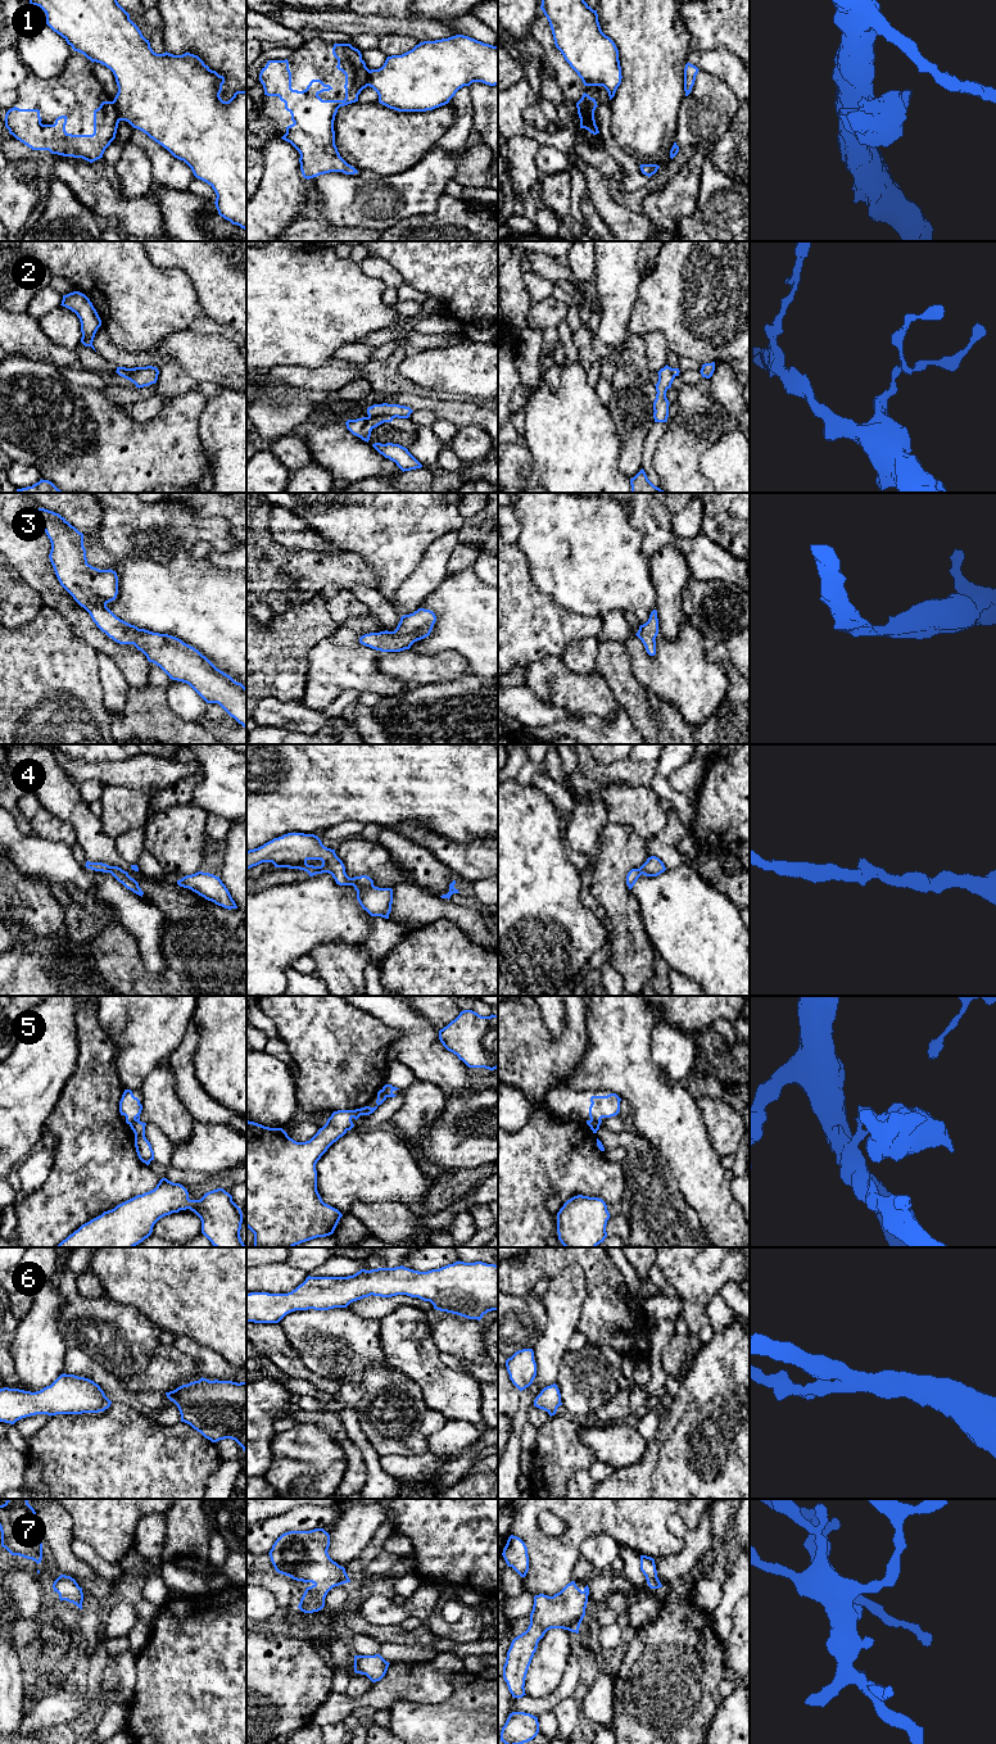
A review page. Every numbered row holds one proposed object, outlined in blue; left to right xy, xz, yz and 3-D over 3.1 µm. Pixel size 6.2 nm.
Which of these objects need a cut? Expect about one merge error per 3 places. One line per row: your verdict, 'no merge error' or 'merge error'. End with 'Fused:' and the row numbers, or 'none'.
1: merge error
2: merge error
3: no merge error
4: no merge error
5: merge error
6: no merge error
7: no merge error
Fused: 1, 2, 5

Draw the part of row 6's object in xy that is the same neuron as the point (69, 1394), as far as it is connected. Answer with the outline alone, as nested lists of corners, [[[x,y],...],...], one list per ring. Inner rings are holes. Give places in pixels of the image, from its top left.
[[[60,1374],[50,1386],[31,1392],[19,1389],[0,1389],[0,1422],[14,1424],[36,1414],[99,1413],[112,1401],[94,1381],[74,1374]]]

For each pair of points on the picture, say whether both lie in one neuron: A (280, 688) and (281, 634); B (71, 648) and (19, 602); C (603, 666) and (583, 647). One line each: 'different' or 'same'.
A: same
B: different
C: different

